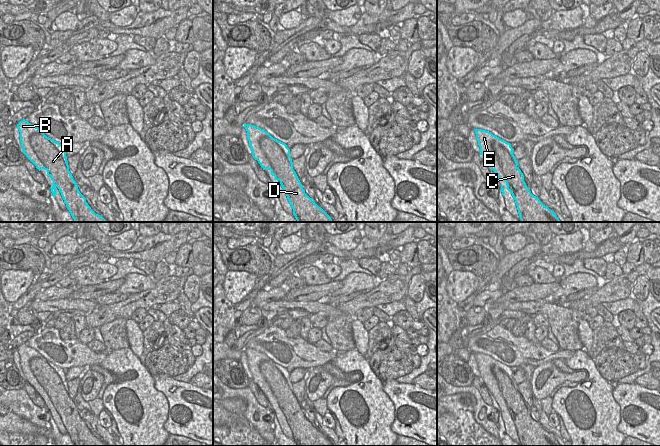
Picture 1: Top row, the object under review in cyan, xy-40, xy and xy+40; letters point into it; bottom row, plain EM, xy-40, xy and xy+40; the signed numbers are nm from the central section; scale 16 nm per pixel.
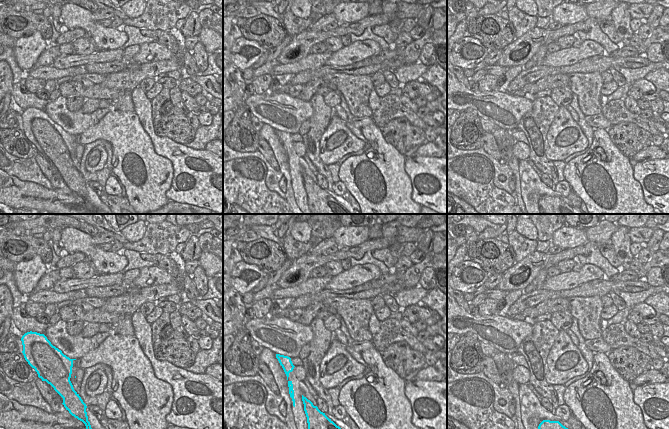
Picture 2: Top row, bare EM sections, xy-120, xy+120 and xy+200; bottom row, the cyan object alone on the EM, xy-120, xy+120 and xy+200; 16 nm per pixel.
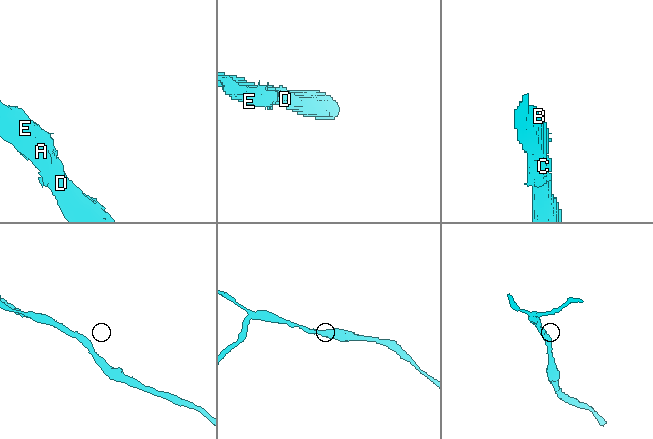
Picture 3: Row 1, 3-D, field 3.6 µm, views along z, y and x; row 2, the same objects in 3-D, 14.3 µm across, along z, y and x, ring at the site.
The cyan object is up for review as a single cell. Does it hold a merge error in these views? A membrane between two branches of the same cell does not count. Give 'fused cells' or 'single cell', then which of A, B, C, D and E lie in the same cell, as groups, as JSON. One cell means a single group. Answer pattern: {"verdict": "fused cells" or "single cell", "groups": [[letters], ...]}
{"verdict": "single cell", "groups": [["A", "B", "C", "D", "E"]]}

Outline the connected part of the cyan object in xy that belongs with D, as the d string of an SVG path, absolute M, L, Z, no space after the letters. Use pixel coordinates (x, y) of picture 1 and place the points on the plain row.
M244 348L247 355L249 369L252 374L252 380L258 385L263 394L268 393L275 404L279 404L286 417L287 423L293 433L293 439L297 446L333 446L331 441L310 422L303 413L296 396L293 393L292 382L290 381L290 373L287 369L273 362L264 353L251 348Z

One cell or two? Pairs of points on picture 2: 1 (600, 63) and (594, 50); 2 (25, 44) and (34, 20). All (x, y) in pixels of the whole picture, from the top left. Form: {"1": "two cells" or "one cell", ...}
{"1": "two cells", "2": "two cells"}

